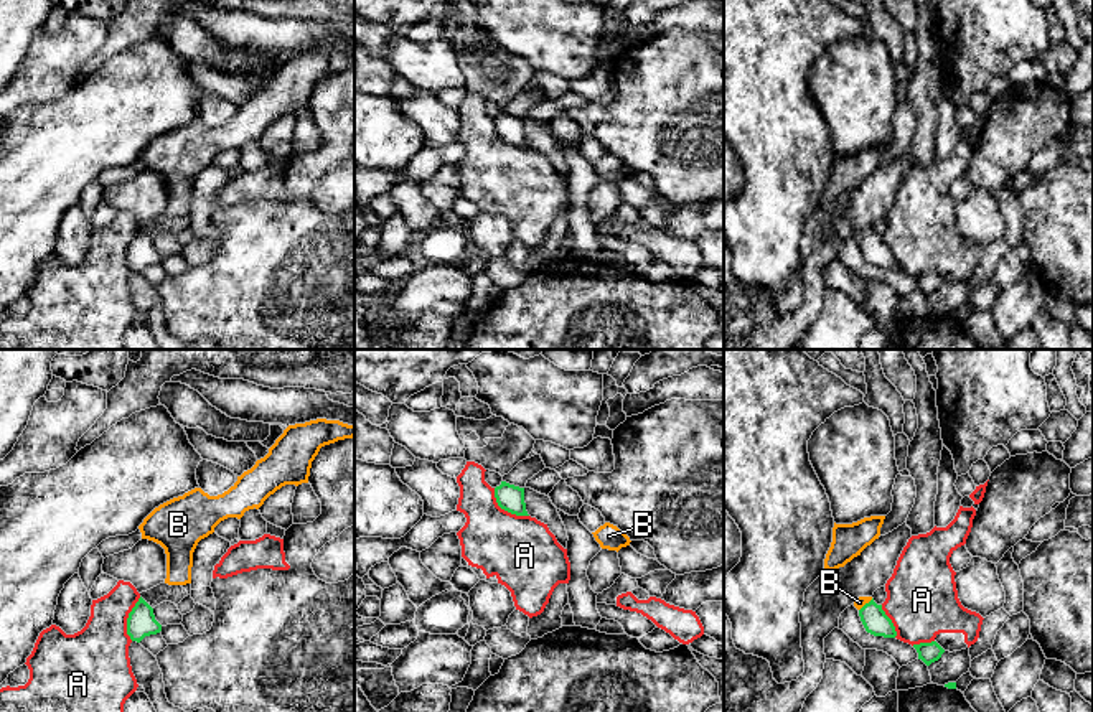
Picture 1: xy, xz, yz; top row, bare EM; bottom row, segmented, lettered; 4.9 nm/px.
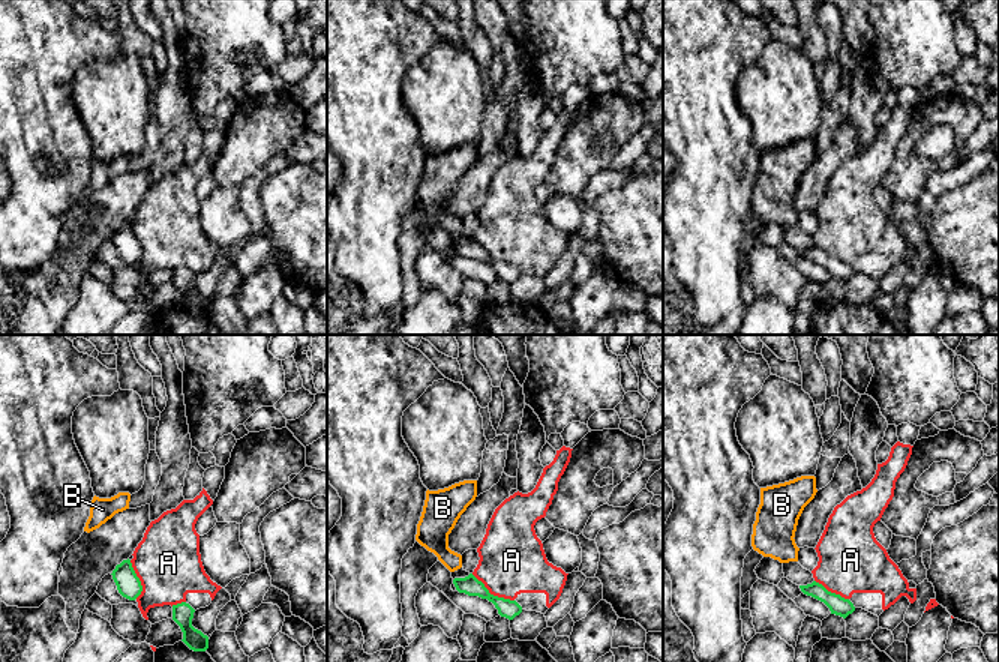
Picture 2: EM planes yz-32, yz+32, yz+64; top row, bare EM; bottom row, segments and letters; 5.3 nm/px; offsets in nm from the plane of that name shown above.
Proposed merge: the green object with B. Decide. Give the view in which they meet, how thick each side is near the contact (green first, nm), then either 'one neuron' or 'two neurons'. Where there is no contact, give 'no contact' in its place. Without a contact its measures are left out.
yz | 120/50 nm | one neuron

